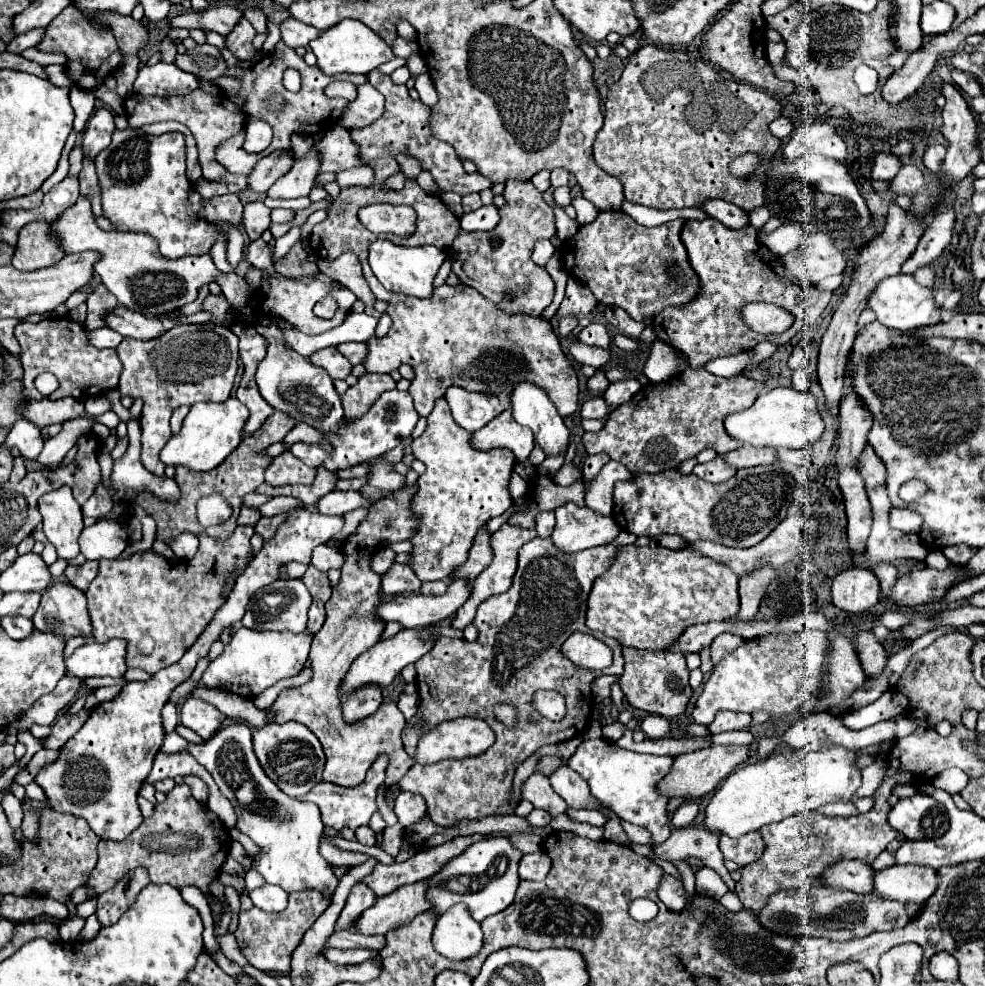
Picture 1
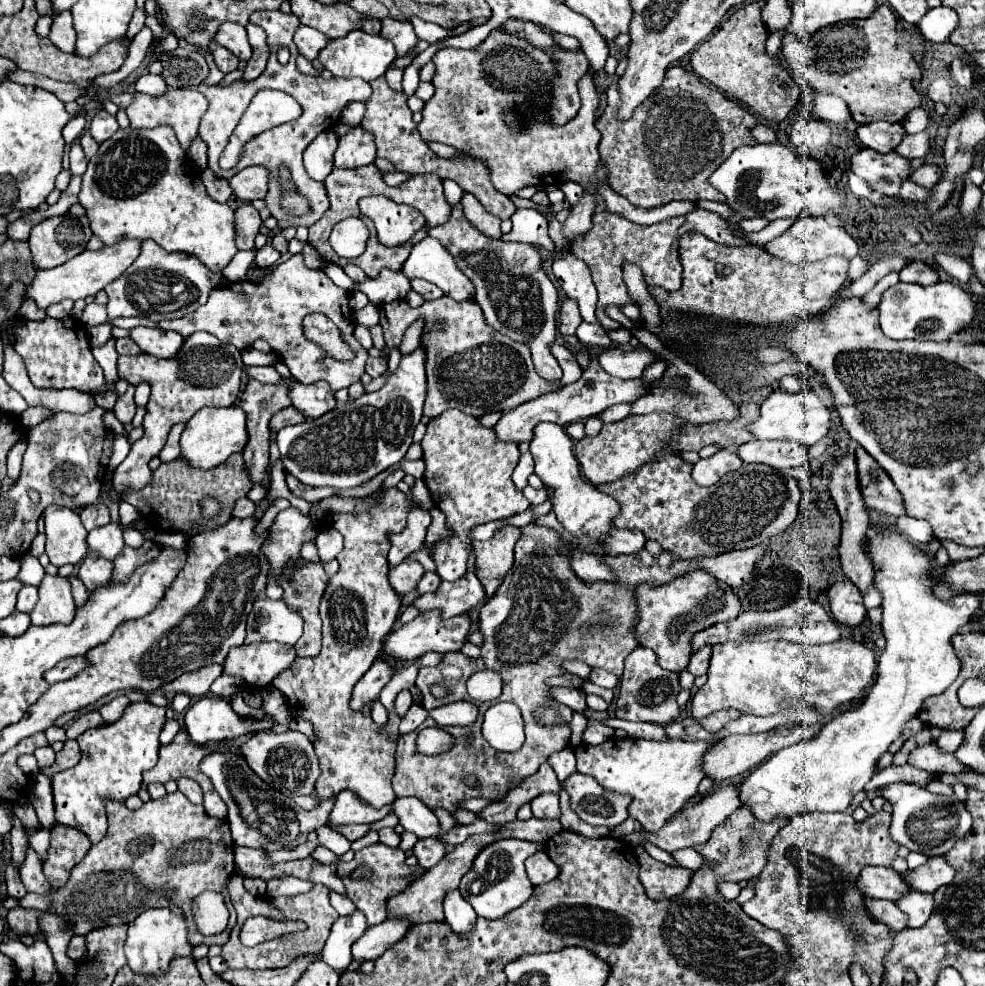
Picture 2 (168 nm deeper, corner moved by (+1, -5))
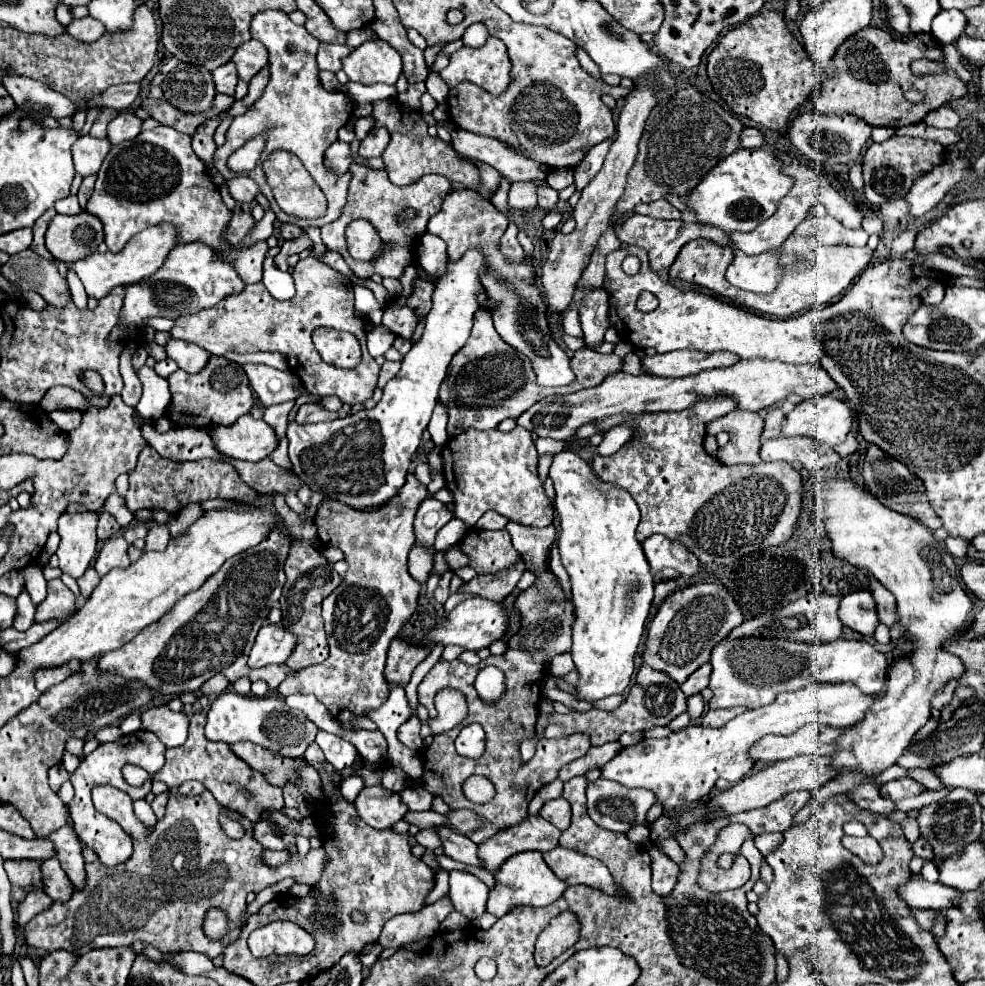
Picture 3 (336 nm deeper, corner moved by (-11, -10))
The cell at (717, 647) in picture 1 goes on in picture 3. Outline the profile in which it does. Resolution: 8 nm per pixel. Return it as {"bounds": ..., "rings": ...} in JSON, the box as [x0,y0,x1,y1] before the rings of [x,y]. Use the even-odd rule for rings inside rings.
{"bounds":[681,663,711,697],"rings":[[[705,663],[703,667],[699,667],[683,685],[681,685],[681,691],[691,697],[695,693],[701,693],[707,685],[709,685],[709,675],[711,675],[711,665]]]}

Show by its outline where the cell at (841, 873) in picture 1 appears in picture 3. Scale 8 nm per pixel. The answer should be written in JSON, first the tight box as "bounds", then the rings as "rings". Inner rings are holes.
{"bounds":[899,877,961,911],"rings":[[[921,877],[909,879],[905,885],[899,887],[901,897],[915,909],[935,909],[945,911],[949,907],[959,905],[961,891],[947,887],[943,883],[929,883]]]}

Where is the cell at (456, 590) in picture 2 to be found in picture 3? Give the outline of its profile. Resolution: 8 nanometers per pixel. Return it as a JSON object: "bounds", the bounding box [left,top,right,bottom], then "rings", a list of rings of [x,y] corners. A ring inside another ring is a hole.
{"bounds":[461,557,527,601],"rings":[[[521,557],[521,561],[513,563],[509,569],[503,569],[493,575],[477,575],[469,583],[461,587],[461,593],[469,593],[475,597],[485,597],[491,601],[503,601],[519,583],[521,575],[527,571],[527,563]]]}

